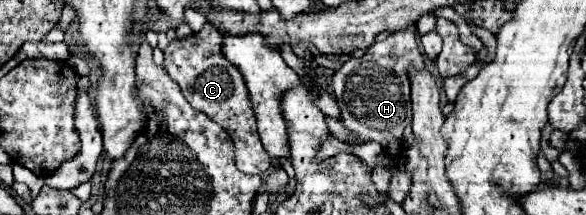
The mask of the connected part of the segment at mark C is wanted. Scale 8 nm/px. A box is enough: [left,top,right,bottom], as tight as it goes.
[163,23,271,175]

